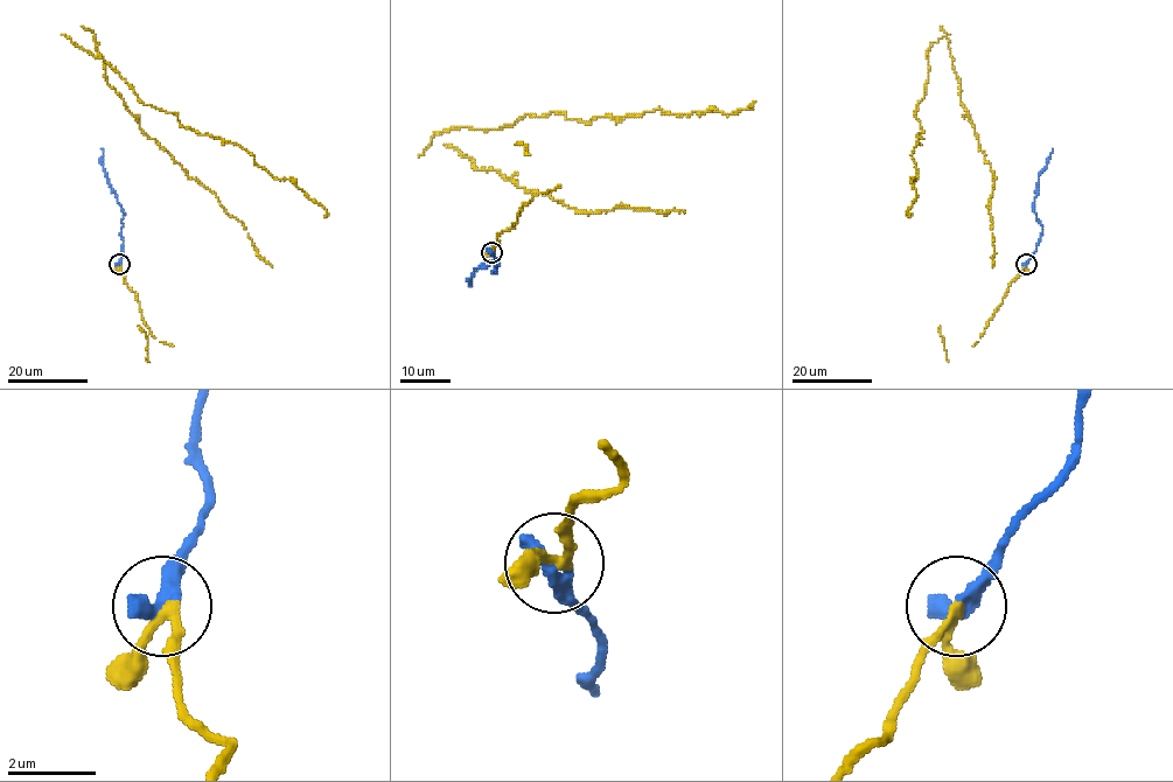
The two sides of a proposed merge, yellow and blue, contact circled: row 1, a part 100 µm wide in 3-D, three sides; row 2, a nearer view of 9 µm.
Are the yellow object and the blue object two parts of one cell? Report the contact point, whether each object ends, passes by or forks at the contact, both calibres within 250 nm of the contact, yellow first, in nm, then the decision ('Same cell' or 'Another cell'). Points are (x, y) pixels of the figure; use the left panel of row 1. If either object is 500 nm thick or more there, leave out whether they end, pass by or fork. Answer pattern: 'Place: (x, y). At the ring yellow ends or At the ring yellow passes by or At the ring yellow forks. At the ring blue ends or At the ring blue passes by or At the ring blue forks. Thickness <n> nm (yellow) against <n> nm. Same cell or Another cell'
Place: (119, 264). At the ring yellow passes by. At the ring blue ends. Thickness 200 nm (yellow) against 480 nm. Same cell

